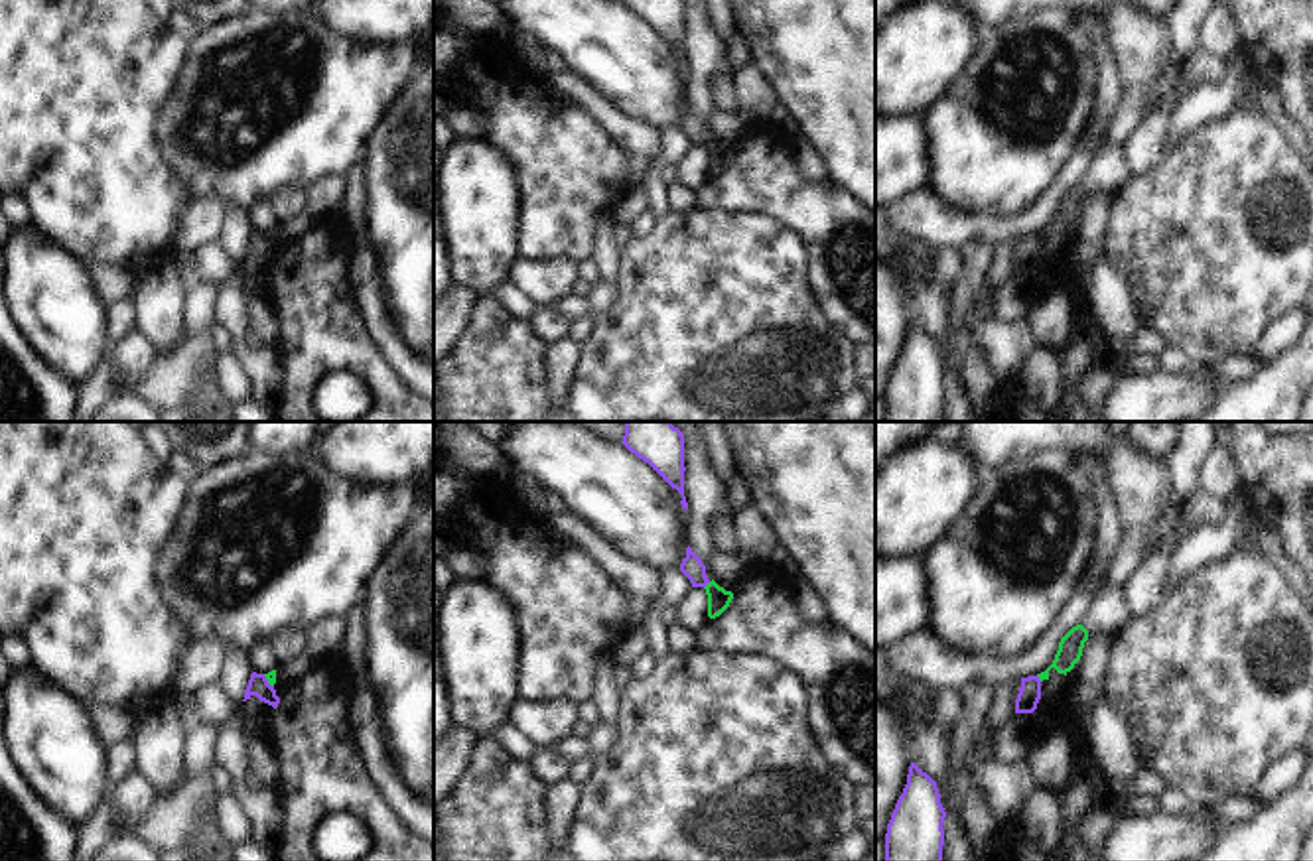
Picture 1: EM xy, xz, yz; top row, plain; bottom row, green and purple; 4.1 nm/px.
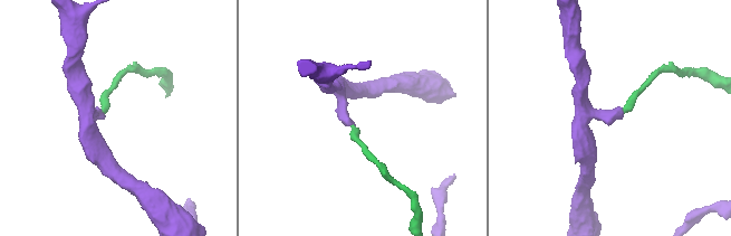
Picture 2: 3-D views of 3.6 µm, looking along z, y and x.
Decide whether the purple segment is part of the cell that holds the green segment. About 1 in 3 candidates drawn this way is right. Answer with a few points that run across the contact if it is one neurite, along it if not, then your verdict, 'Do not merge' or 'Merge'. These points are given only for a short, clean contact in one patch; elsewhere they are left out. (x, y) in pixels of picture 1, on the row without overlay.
Line: xz (710, 140), (704, 146). Do not merge

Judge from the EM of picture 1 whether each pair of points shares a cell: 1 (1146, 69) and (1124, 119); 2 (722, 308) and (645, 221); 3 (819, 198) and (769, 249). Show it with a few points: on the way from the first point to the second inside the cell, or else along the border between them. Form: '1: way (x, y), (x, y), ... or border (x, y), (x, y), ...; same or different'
1: way (1138, 81), (1132, 107); same
2: border (657, 219), (647, 233), (633, 237); different
3: border (744, 213), (793, 231), (807, 270); different

